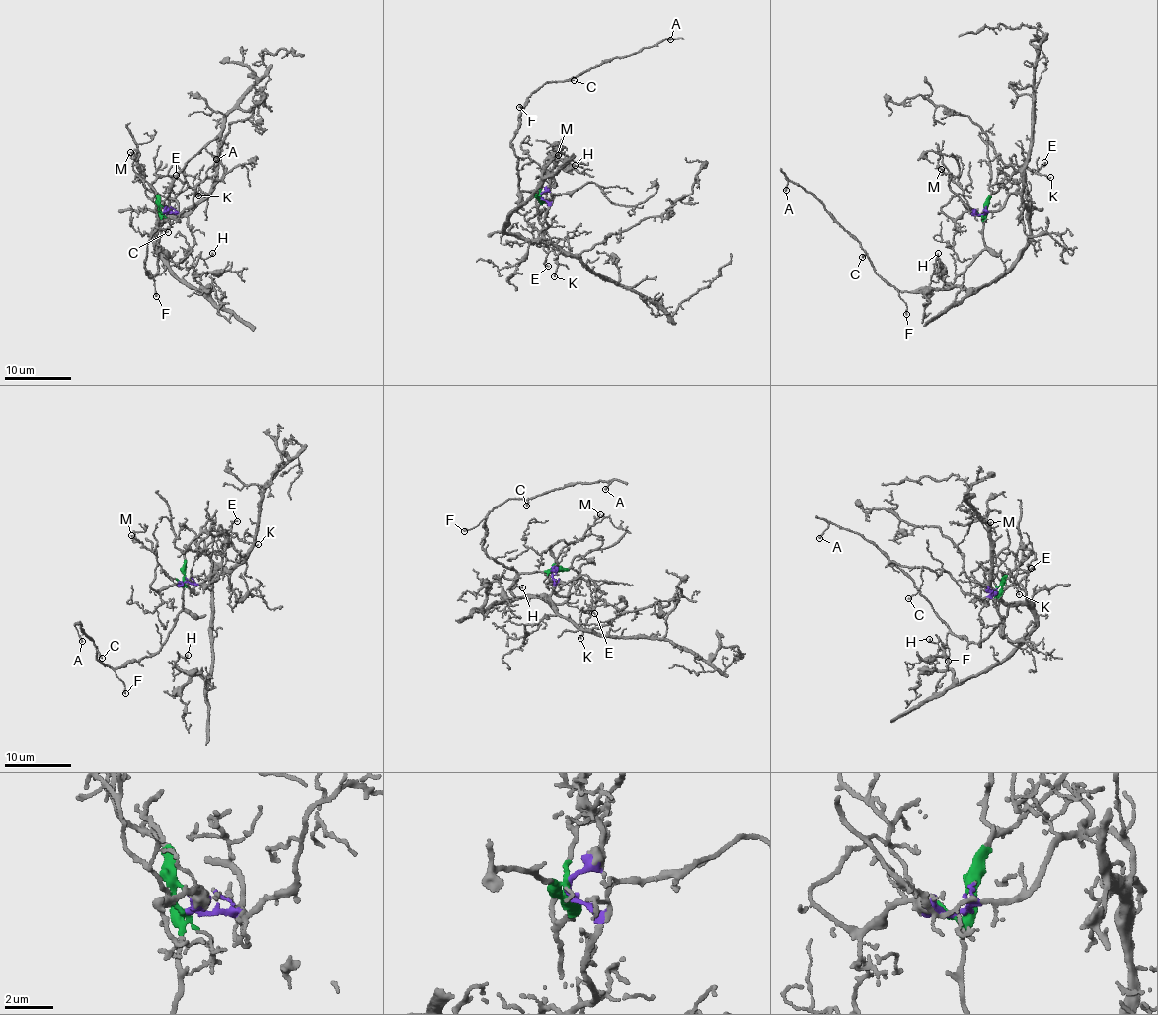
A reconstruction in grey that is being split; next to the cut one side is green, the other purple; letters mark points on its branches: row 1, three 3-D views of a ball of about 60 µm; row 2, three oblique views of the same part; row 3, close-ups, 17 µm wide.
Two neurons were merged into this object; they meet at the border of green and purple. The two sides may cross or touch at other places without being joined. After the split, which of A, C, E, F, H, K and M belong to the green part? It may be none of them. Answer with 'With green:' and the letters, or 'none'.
With green: A, C, E, F, K, M

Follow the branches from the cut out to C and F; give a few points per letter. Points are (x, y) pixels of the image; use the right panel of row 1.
C: (983, 209), (984, 249), (944, 288), (907, 292), (895, 289), (877, 273), (866, 254), (862, 257)
F: (983, 209), (984, 249), (949, 285), (899, 291), (899, 297), (906, 306), (905, 314)

